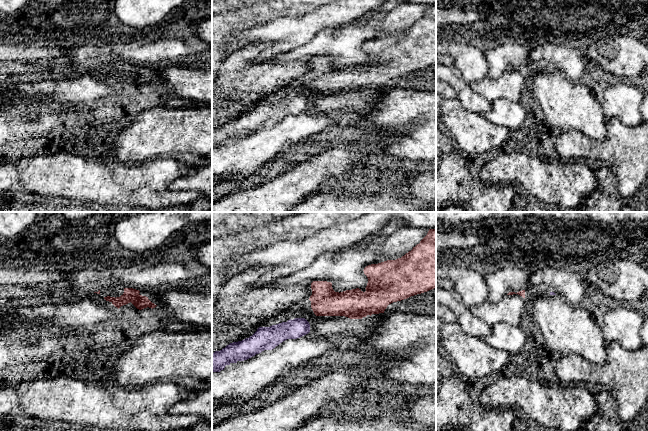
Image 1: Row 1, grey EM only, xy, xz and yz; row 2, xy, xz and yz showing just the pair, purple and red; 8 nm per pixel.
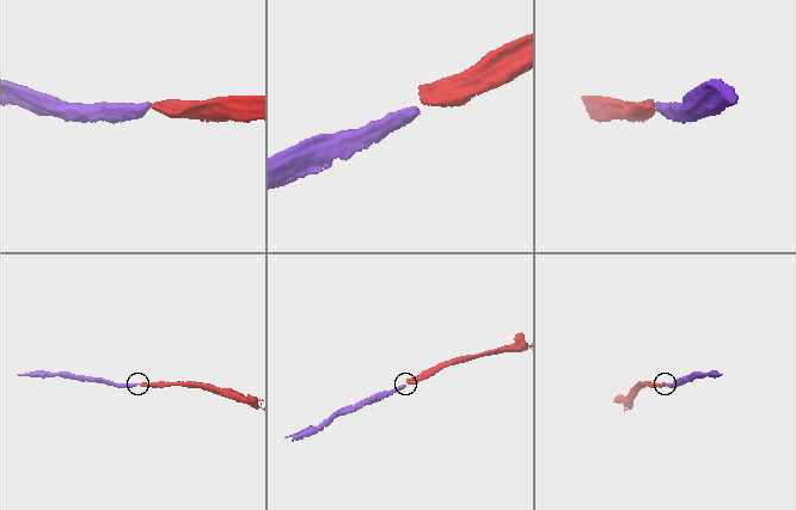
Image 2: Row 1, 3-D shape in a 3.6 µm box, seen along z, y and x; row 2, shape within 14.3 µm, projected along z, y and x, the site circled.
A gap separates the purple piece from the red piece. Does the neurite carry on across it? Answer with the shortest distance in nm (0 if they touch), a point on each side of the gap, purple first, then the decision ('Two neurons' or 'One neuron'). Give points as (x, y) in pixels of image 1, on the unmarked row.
Distance 90 nm. Across: xz (306, 96), (314, 89). One neuron

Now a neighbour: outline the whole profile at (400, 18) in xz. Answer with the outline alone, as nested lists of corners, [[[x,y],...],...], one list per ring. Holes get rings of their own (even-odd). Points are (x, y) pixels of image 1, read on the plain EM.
[[[410,3],[396,6],[378,21],[373,40],[401,34],[419,20],[428,7]]]

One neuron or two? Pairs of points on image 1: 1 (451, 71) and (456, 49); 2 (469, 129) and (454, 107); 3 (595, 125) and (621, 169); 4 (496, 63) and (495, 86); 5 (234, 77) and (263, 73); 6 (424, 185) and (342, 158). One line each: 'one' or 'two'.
1: two
2: one
3: two
4: two
5: one
6: two

